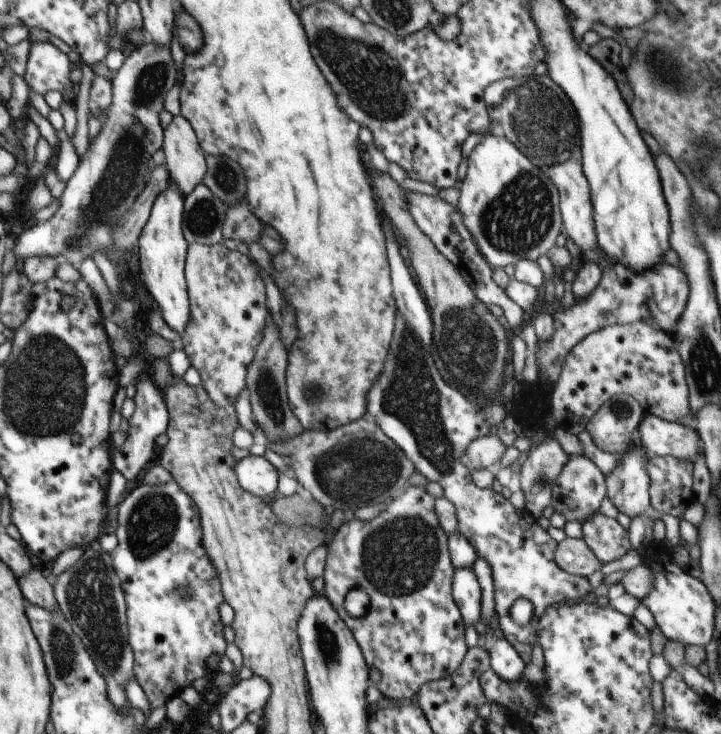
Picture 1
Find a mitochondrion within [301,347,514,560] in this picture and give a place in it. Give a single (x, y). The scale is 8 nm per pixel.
(357, 469)

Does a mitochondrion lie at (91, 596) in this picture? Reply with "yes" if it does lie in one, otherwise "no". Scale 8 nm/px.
yes

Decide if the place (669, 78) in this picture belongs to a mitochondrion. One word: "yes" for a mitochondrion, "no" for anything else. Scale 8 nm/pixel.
yes

